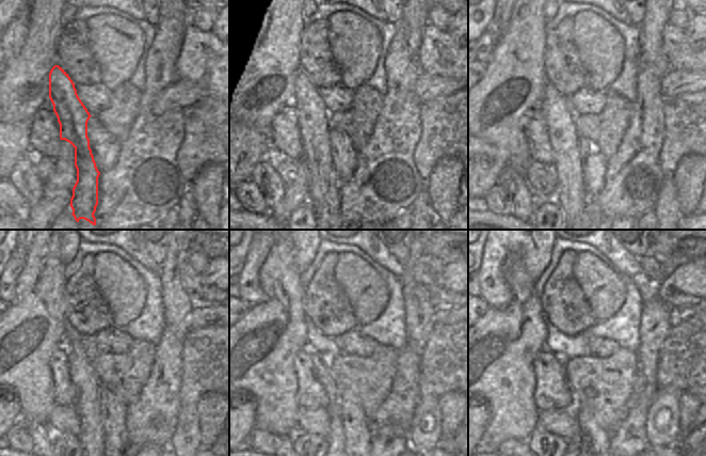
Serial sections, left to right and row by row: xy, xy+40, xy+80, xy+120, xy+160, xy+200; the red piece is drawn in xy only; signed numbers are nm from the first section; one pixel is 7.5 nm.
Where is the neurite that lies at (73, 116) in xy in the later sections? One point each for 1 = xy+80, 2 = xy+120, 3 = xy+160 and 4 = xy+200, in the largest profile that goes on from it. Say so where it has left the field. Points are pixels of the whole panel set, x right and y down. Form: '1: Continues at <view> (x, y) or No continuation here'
1: Continues at xy+80 (562, 136)
2: Continues at xy+120 (83, 376)
3: Continues at xy+160 (321, 371)
4: Continues at xy+200 (574, 446)

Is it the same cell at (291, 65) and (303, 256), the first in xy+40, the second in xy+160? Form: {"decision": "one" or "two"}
{"decision": "two"}

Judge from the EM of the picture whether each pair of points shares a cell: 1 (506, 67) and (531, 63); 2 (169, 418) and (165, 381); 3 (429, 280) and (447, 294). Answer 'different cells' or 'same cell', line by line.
1: same cell
2: same cell
3: different cells

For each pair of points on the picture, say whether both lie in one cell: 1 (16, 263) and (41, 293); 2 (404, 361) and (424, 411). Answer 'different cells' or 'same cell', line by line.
1: different cells
2: different cells

